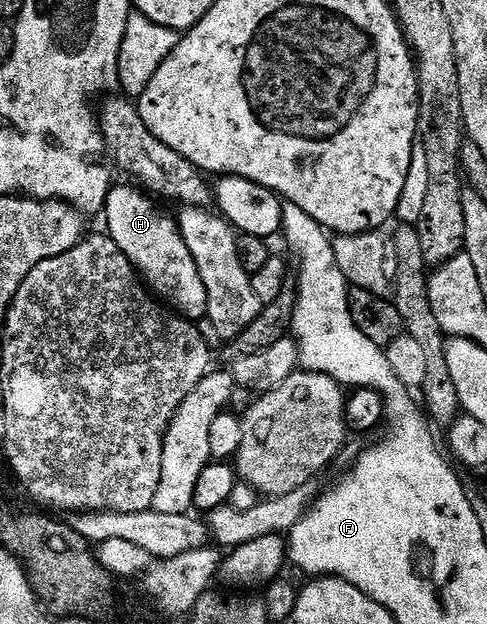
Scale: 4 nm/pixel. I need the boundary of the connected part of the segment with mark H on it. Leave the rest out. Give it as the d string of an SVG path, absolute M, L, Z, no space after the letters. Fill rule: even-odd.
M120 184L109 191L104 210L109 238L126 253L147 286L161 300L194 321L199 320L198 317L205 318L208 314L208 290L179 222L162 209L153 196L142 191Z

